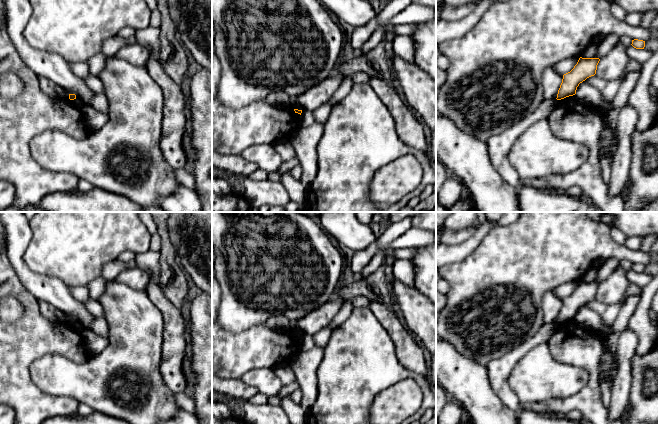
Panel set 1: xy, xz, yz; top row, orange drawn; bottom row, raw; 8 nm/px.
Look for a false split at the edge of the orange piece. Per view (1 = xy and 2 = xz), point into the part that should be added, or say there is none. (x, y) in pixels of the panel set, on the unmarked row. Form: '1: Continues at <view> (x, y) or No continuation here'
1: No continuation here
2: No continuation here

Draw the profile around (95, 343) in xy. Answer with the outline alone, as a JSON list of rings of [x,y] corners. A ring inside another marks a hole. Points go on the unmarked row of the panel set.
[[[83,328],[82,337],[91,356],[100,354],[108,345],[108,339],[96,334],[91,329]]]

